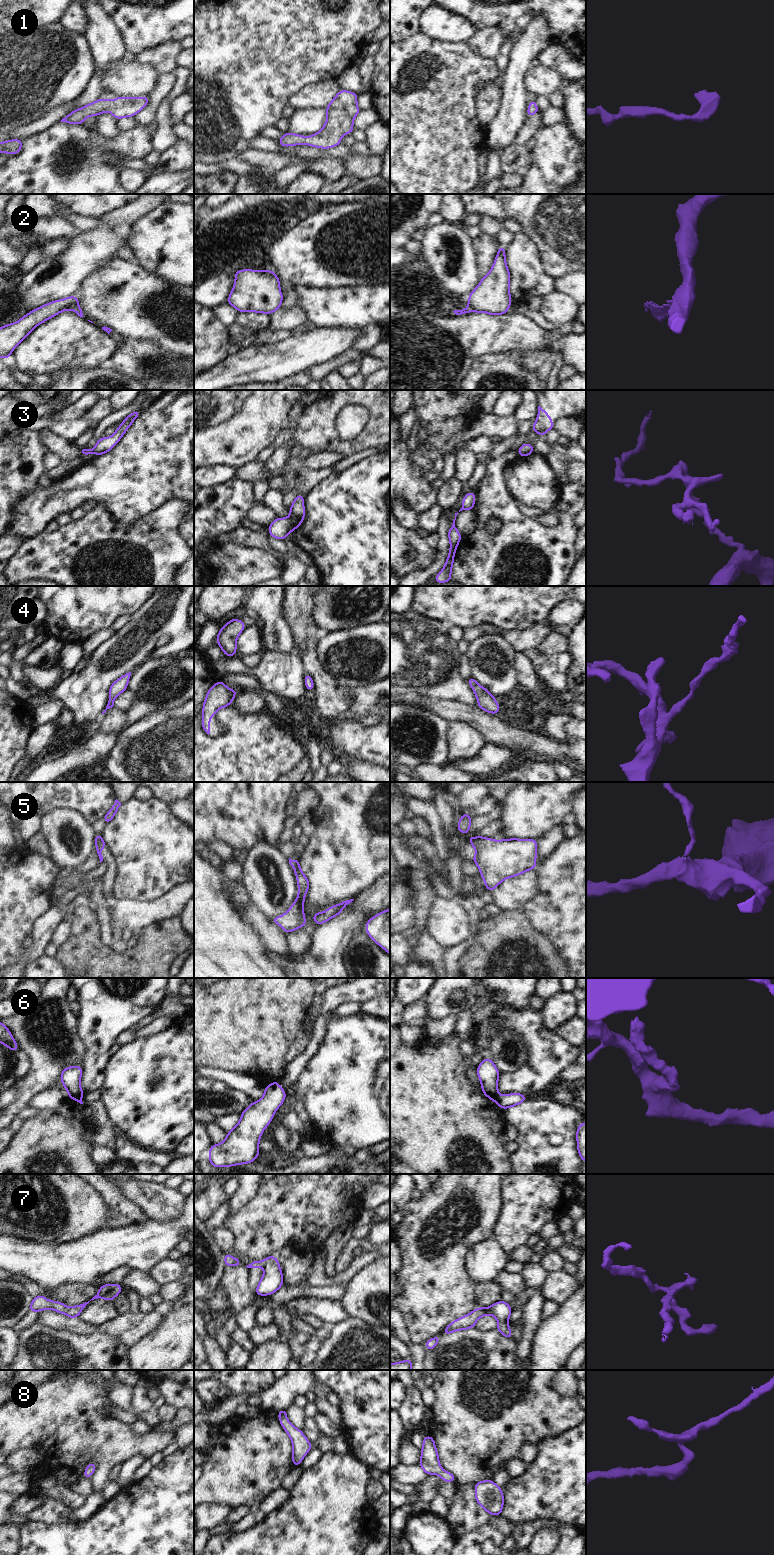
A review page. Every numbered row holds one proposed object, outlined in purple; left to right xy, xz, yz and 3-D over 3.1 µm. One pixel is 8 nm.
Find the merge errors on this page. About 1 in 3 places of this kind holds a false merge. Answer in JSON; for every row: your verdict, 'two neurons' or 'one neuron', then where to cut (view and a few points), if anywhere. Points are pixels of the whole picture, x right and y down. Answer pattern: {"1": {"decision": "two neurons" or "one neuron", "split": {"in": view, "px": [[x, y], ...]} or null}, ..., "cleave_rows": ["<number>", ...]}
{"1": {"decision": "one neuron", "split": null}, "2": {"decision": "two neurons", "split": {"in": "xy", "px": [[78, 305], [73, 309]]}}, "3": {"decision": "two neurons", "split": {"in": "xz", "px": [[289, 517], [296, 528]]}}, "4": {"decision": "one neuron", "split": null}, "5": {"decision": "one neuron", "split": null}, "6": {"decision": "two neurons", "split": {"in": "yz", "px": [[498, 1094], [494, 1100]]}}, "7": {"decision": "two neurons", "split": {"in": "xy", "px": [[67, 1308], [63, 1312]]}}, "8": {"decision": "one neuron", "split": null}, "cleave_rows": ["2", "3", "6", "7"]}

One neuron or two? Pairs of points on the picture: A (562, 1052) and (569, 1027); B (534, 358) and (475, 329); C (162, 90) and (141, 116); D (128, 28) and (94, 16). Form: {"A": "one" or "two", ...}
{"A": "two", "B": "two", "C": "one", "D": "two"}

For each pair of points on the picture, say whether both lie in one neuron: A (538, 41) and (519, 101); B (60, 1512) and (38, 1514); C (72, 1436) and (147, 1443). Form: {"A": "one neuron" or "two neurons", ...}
{"A": "one neuron", "B": "one neuron", "C": "one neuron"}

